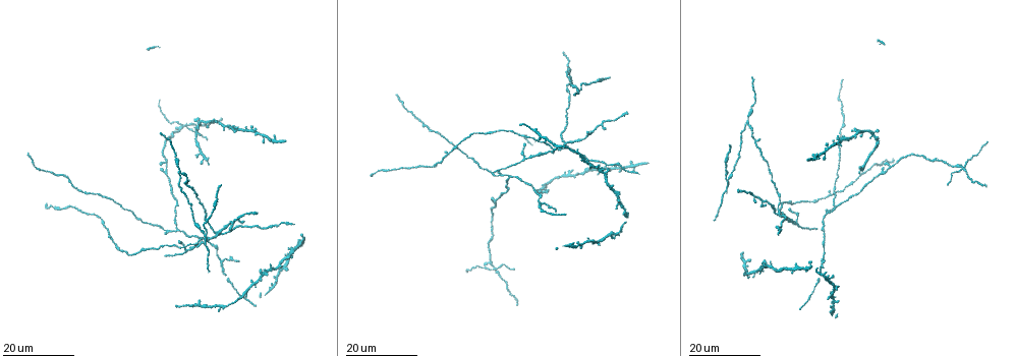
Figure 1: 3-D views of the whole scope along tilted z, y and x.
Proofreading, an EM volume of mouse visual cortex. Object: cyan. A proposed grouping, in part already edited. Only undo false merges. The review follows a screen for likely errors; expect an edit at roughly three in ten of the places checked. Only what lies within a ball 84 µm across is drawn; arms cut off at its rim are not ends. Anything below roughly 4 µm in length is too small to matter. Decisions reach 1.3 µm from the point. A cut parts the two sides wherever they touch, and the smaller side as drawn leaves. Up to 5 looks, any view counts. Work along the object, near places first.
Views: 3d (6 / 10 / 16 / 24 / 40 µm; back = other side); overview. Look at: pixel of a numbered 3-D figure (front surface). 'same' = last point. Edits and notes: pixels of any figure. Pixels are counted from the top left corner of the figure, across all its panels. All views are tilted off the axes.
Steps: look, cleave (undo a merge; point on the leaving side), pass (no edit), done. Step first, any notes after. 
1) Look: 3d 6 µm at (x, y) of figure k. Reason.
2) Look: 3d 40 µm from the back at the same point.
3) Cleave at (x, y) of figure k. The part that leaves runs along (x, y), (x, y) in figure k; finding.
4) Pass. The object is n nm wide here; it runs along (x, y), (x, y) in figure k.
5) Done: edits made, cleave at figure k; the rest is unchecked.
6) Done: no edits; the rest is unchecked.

Look: 3d 16 µm at (224, 261) of figure 1. A fork.

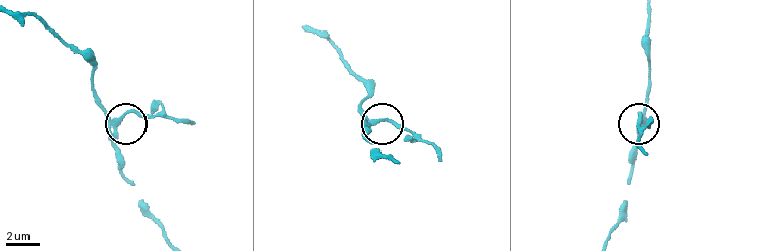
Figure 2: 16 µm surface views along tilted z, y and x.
Look: 3d 6 µm at (373, 122) of figure 2.

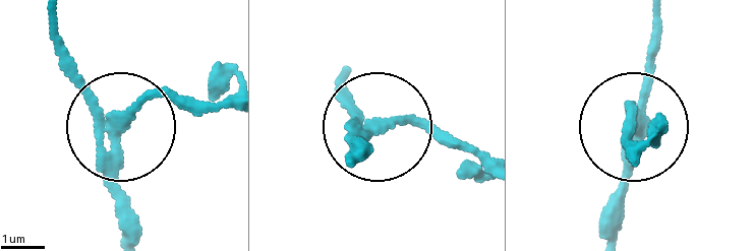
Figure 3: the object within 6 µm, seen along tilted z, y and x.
Cleave at (146, 92) of figure 3. 3 arms meet here; the part that leaves runs along (114, 146), (124, 121), (158, 96), (227, 103) in figure 3; two neurons meet here.

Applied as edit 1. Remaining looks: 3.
Look: overview.

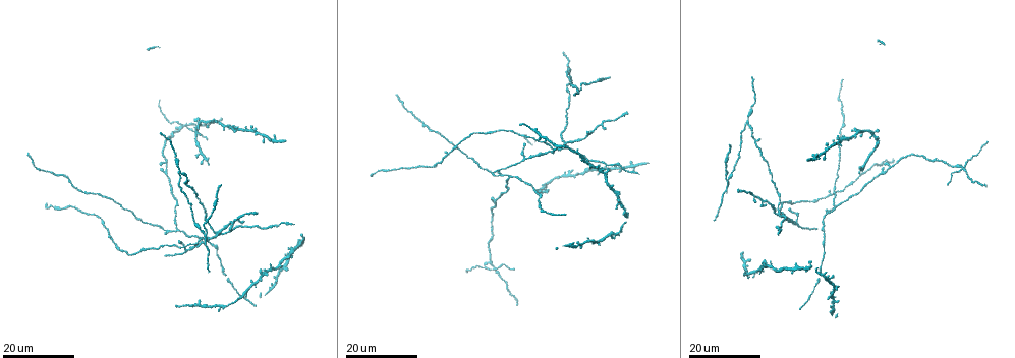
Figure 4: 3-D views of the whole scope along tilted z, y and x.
Look: 3d 24 µm at (178, 171) of figure 4. Three arms meet.

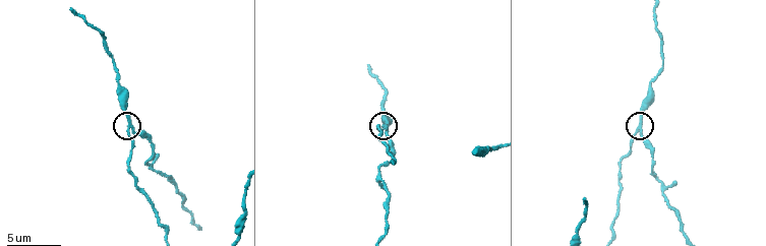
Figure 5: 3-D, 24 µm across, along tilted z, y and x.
Look: 3d 6 µm at (634, 132) of figure 5.

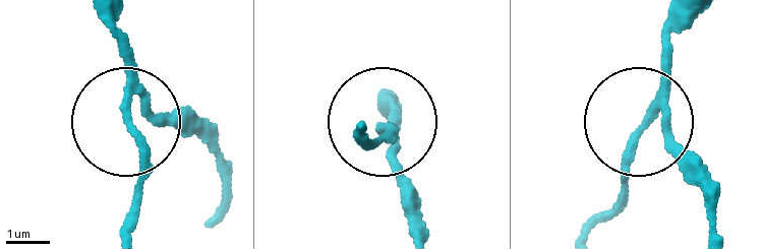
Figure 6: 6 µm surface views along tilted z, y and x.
Cleave at (141, 144) of figure 6. 3 arms meet here; the part that leaves runs along (133, 81), (143, 164), (136, 232) in figure 6; two neurons meet here.

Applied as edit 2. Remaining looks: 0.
Done: edits made, cleave at figure 3, cleave at figure 6; the rest is unchecked.

